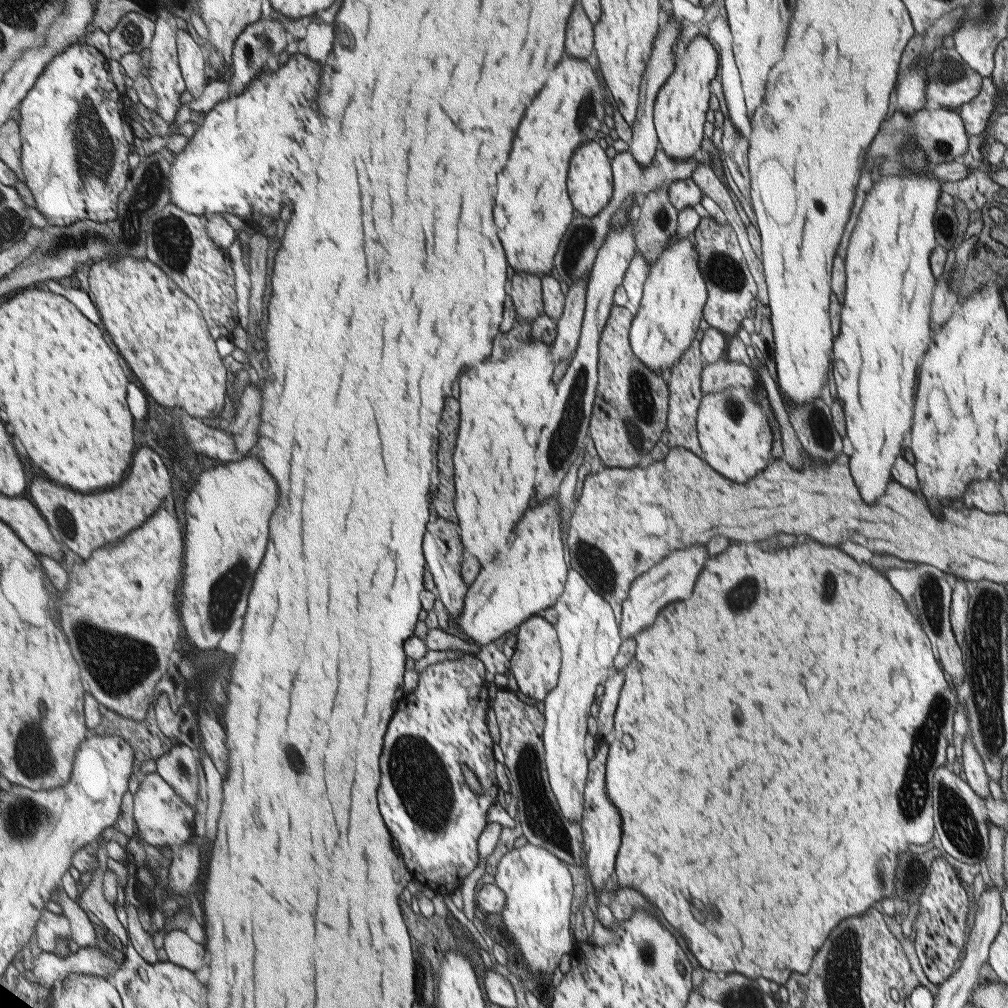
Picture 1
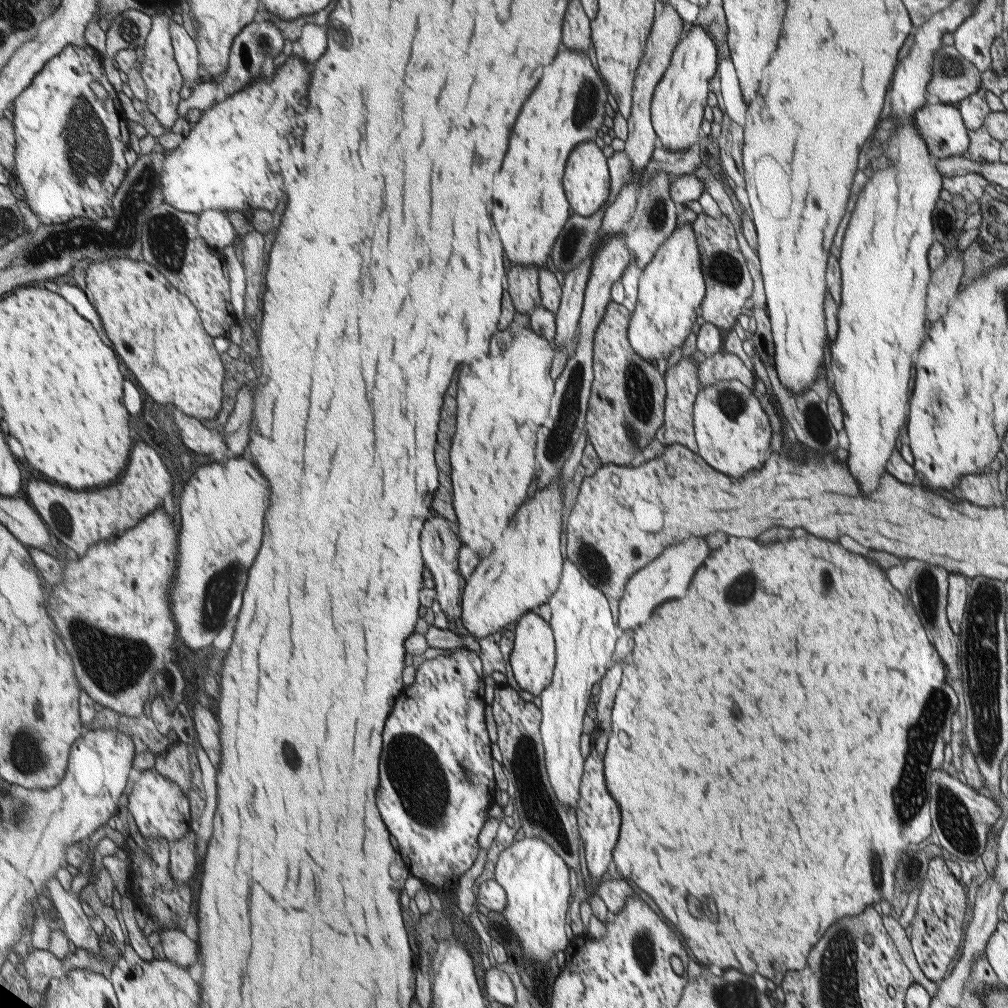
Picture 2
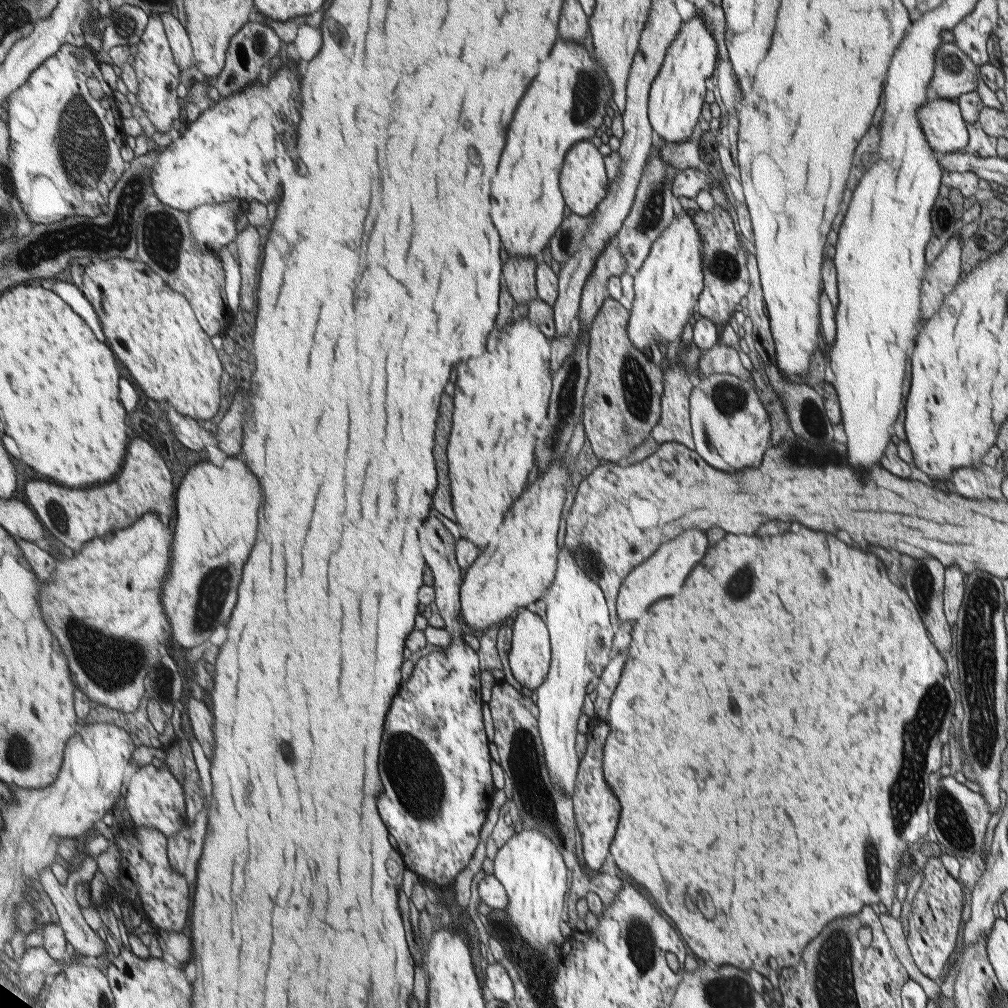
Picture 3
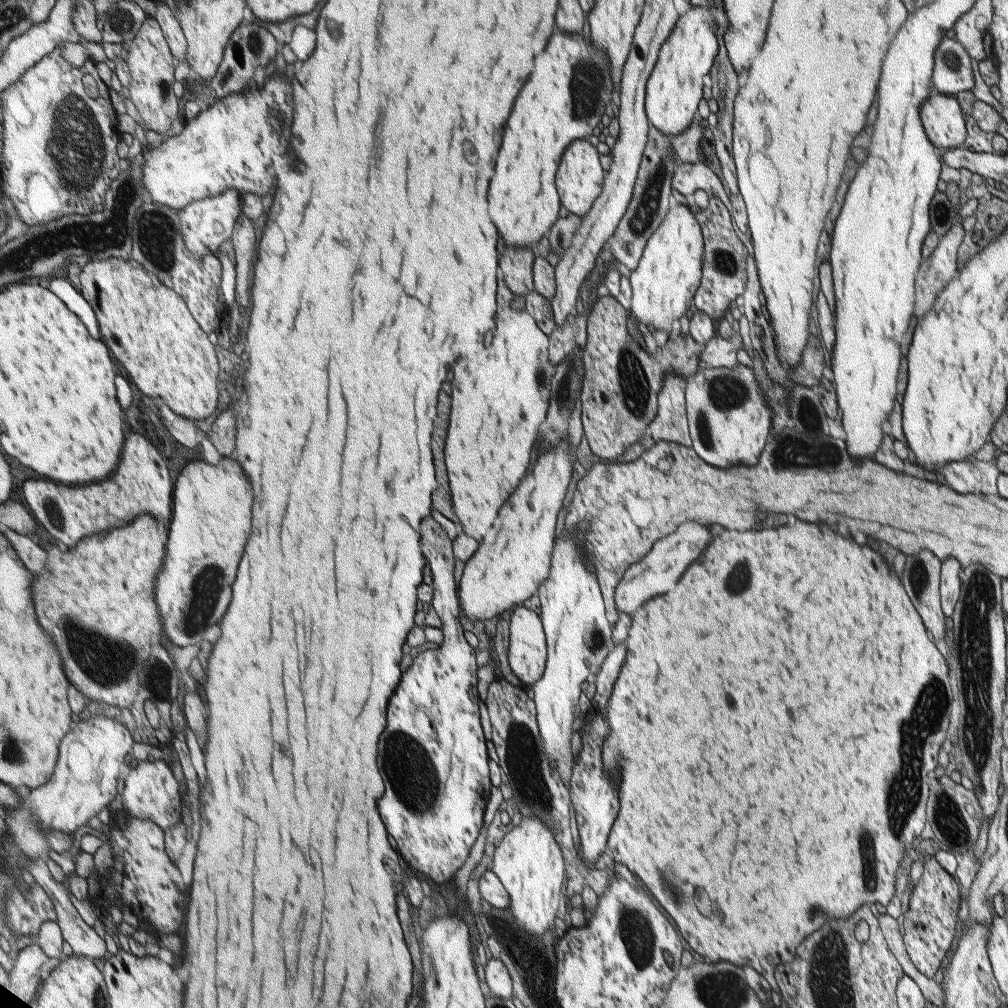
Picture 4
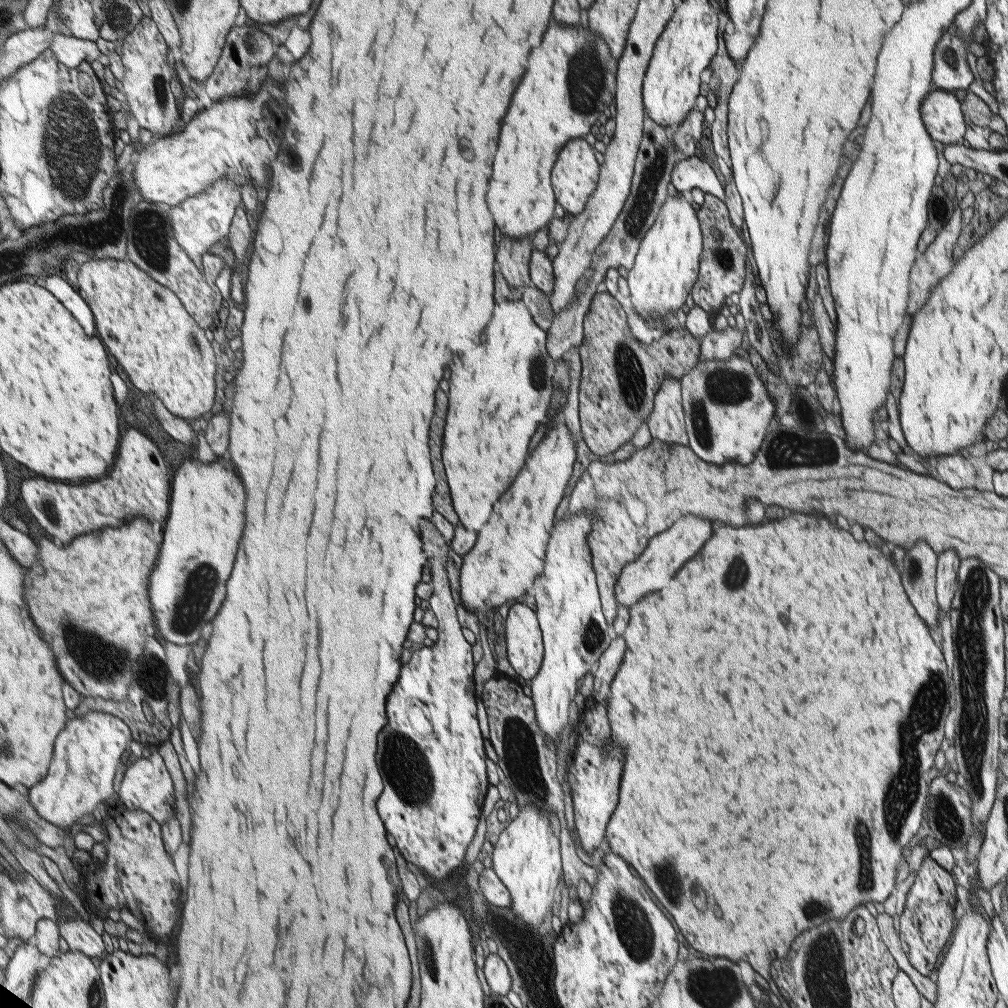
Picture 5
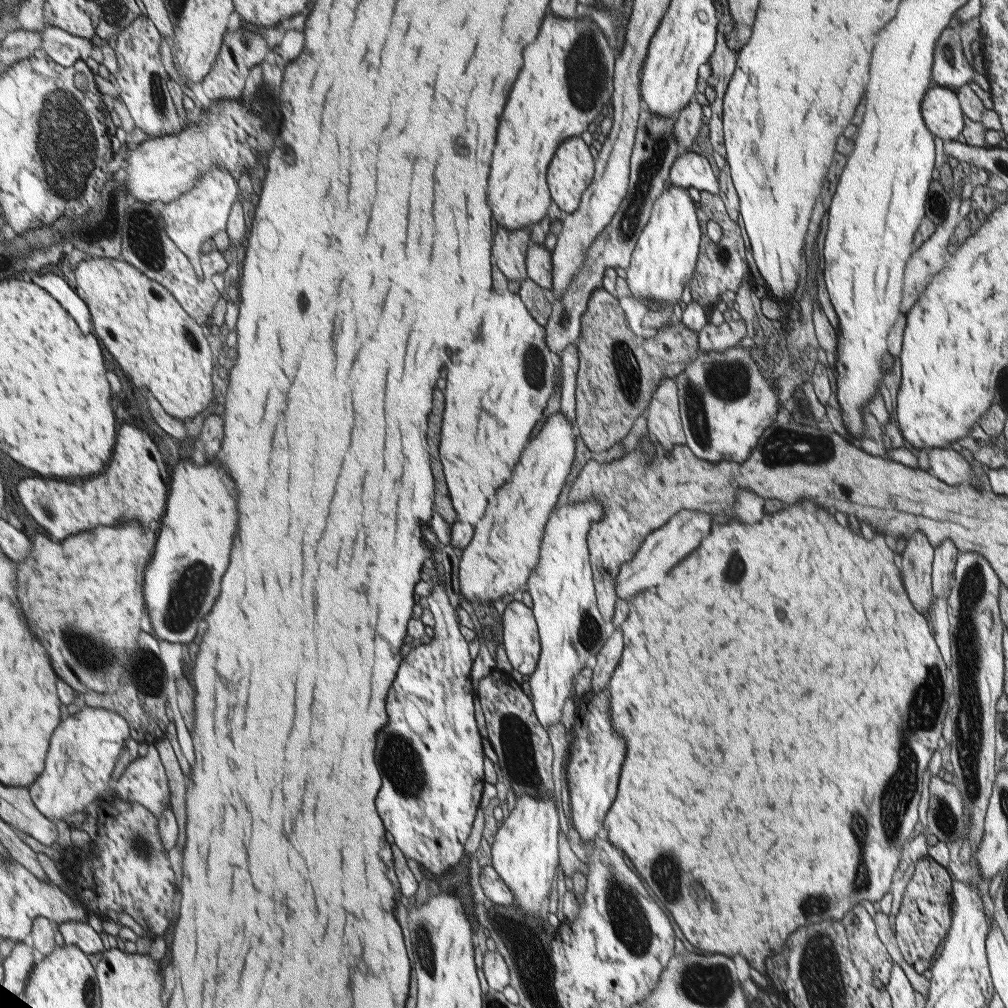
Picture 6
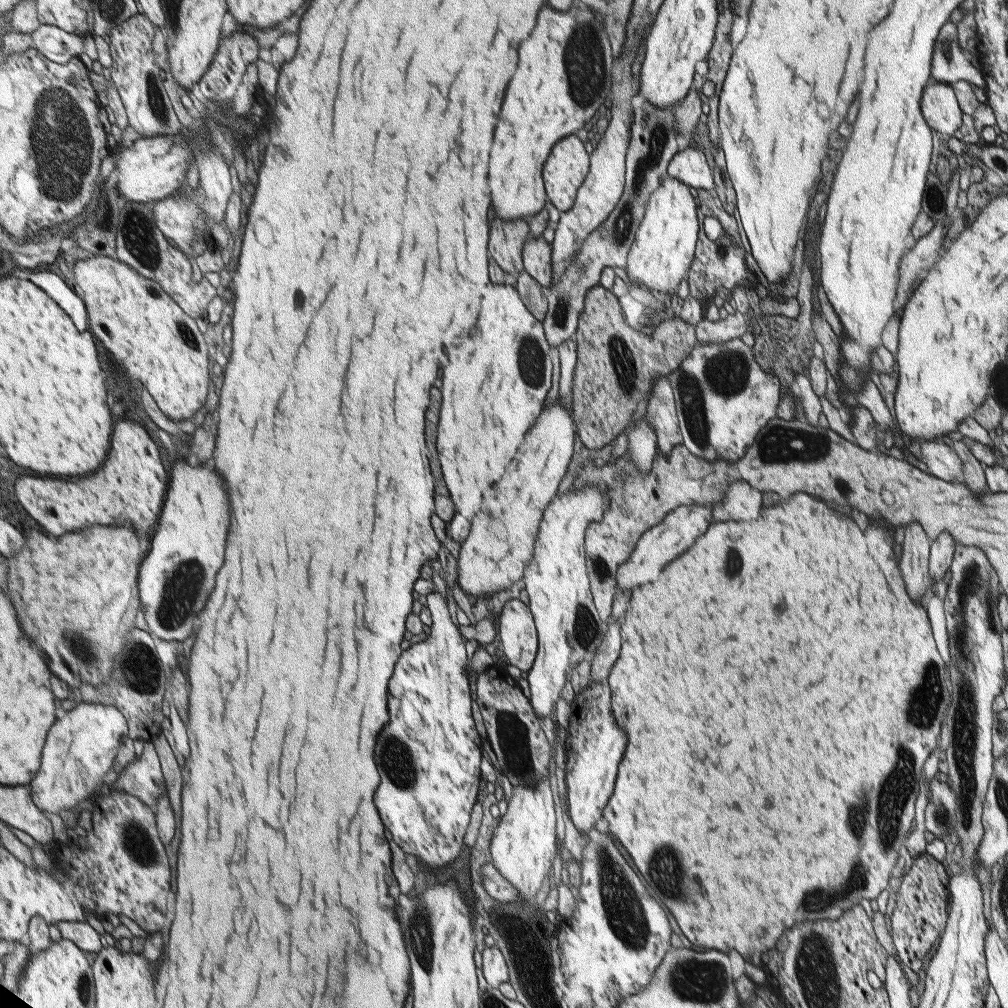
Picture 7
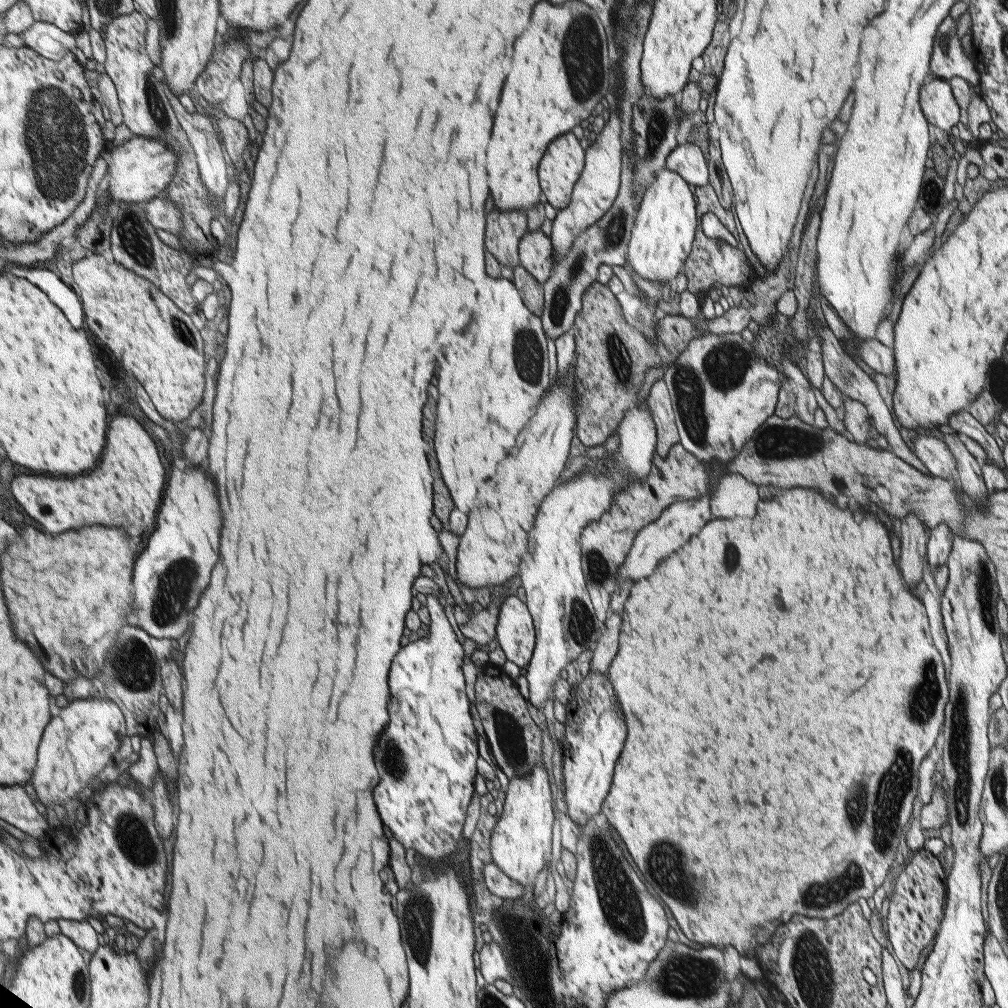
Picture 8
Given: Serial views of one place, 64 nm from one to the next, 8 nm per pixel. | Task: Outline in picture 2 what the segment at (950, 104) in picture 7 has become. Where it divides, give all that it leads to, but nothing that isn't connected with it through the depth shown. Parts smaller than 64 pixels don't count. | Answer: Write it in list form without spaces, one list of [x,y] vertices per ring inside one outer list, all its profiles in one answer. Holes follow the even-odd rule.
[[[931,101],[914,117],[918,121],[919,135],[936,158],[963,155],[969,147],[969,134],[956,105]]]

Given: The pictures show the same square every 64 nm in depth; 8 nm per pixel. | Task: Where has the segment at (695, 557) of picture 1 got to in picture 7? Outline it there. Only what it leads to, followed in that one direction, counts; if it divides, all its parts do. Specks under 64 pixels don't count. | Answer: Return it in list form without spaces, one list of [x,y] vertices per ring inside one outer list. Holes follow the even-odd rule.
[[[695,504],[678,506],[668,512],[660,524],[642,534],[636,548],[632,550],[630,559],[618,567],[617,588],[619,592],[632,590],[636,586],[658,580],[662,568],[670,564],[674,558],[678,558],[682,552],[686,552],[696,542],[696,538],[708,530],[710,522],[712,522],[712,512],[710,508],[704,508],[704,506]]]

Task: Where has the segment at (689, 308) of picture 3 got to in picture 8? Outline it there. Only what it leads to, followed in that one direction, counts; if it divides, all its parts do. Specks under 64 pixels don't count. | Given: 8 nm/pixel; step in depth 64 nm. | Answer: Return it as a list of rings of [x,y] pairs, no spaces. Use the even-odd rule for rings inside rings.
[[[663,168],[655,175],[654,182],[647,188],[639,204],[638,215],[634,222],[631,237],[627,248],[627,264],[638,276],[652,282],[675,282],[675,278],[684,271],[684,262],[692,251],[694,232],[698,228],[696,216],[696,202],[690,186],[682,175],[674,170]]]

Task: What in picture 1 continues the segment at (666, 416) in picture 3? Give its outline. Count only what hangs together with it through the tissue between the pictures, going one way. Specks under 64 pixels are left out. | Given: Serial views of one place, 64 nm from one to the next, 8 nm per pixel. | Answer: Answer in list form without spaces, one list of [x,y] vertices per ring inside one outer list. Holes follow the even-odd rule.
[[[692,340],[690,348],[684,352],[681,360],[671,369],[669,384],[671,386],[671,410],[669,410],[668,416],[668,429],[664,431],[660,440],[669,448],[682,447],[703,458],[696,431],[696,416],[704,395],[701,391],[701,374],[706,365],[700,343],[698,340]]]

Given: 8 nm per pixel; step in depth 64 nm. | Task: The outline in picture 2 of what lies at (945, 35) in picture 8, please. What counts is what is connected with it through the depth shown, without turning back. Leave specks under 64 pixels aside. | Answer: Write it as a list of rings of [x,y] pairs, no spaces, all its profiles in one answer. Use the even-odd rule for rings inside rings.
[[[944,45],[934,53],[934,66],[932,66],[932,81],[928,85],[928,92],[932,94],[933,101],[956,105],[971,94],[978,92],[981,87],[981,73],[971,62],[968,62],[955,46]]]

